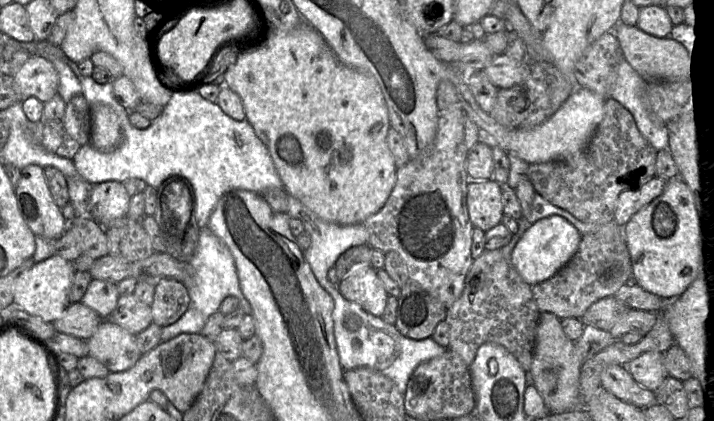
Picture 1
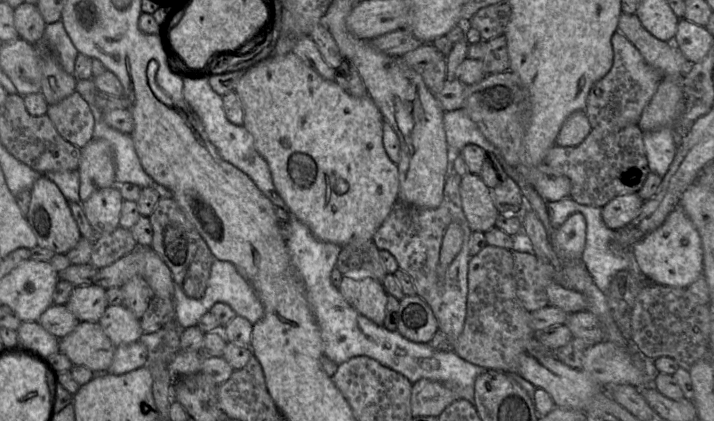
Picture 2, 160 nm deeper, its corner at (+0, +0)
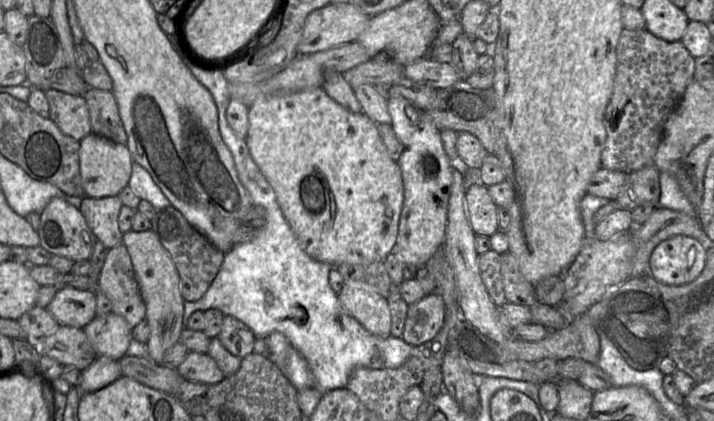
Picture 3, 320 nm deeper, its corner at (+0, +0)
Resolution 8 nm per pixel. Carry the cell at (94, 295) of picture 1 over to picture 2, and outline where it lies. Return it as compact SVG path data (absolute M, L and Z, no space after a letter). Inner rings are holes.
M93 283L75 286L65 306L80 322L98 322L109 306L106 289Z

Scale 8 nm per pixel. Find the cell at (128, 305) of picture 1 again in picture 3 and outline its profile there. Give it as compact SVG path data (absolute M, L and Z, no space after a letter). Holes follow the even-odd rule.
M111 311L96 315L83 330L97 356L119 360L126 355L132 328L124 317Z

